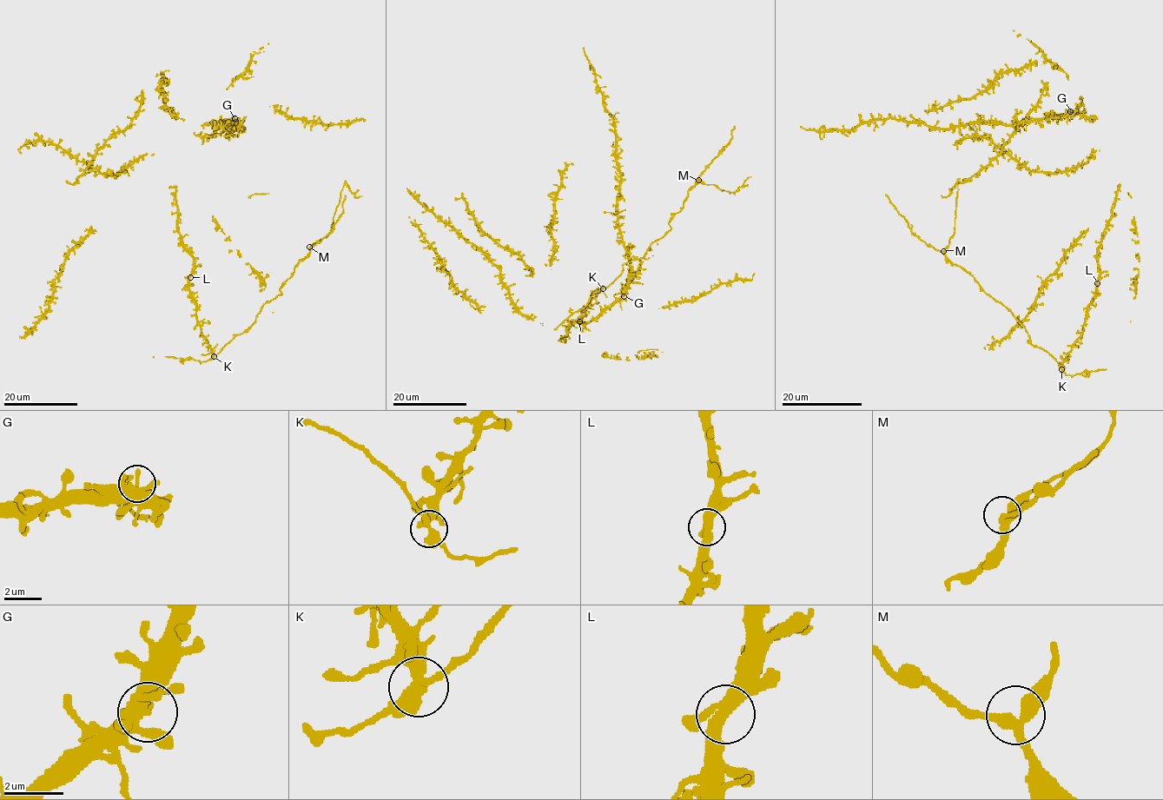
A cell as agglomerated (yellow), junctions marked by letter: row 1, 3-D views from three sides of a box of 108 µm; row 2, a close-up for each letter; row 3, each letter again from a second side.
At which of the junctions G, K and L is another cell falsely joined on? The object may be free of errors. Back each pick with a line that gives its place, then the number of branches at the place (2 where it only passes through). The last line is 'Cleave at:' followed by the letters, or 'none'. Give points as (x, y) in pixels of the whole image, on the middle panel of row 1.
K: (603, 288) | 3
Cleave at: K

